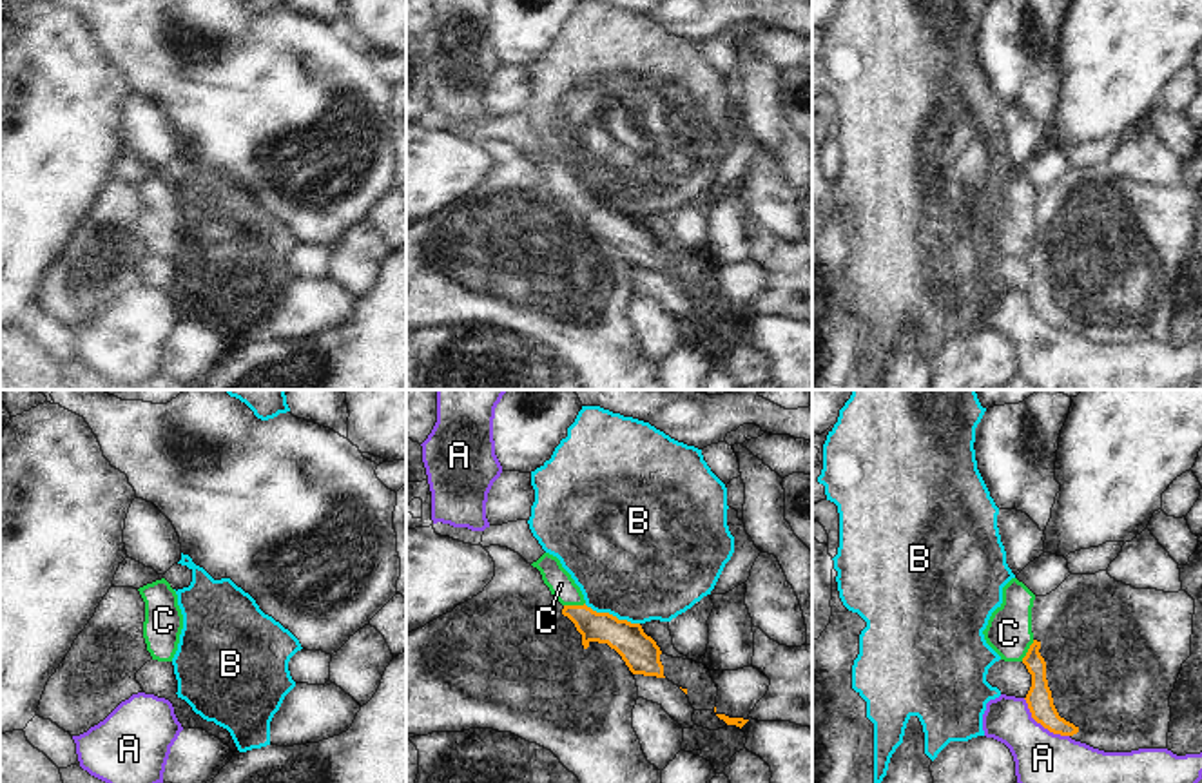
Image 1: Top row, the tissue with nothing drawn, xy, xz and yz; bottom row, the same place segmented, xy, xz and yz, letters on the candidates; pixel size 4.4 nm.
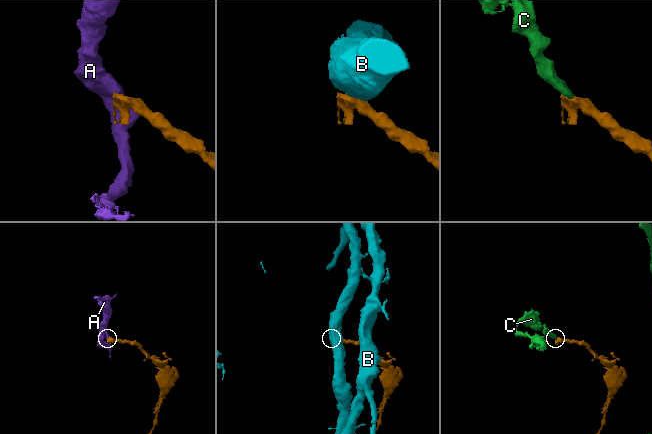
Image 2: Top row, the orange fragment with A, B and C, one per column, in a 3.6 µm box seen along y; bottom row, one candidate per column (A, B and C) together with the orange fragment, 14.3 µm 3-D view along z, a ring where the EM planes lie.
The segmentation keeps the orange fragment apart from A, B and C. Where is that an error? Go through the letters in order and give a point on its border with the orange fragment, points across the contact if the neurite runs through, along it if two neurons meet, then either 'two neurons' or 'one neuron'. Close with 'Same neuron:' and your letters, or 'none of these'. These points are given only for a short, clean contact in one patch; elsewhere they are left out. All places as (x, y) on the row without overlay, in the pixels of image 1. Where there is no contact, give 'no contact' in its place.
A: contact yz (1041, 318); two neurons
B: contact xz (611, 209); border xz (584, 198), (639, 218); two neurons
C: contact xz (573, 200); way xz (620, 229), (595, 222), (573, 200), (571, 191), (561, 178); one neuron
Same neuron: C

